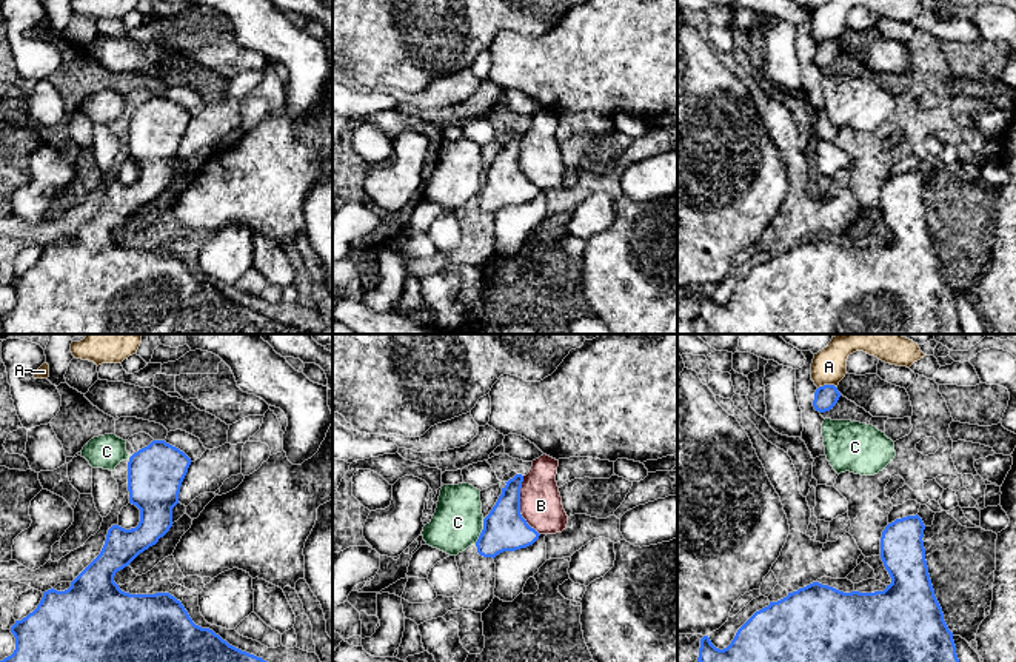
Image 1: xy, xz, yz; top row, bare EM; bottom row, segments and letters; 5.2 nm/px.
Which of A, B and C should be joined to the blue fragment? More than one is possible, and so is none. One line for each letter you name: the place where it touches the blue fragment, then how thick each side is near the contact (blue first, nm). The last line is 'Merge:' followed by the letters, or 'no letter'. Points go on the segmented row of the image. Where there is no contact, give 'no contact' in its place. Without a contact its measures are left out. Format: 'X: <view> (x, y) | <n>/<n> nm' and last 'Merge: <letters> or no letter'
Merge: no letter

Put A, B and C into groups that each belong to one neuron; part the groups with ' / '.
A / B C

